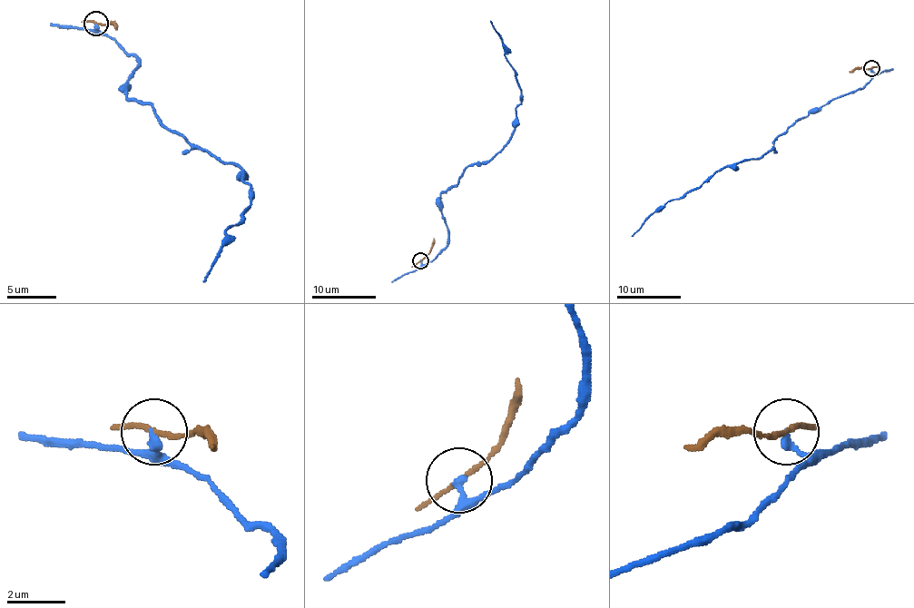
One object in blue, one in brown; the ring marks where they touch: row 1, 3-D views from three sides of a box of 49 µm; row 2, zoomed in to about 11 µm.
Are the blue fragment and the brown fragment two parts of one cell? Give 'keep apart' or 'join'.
keep apart

